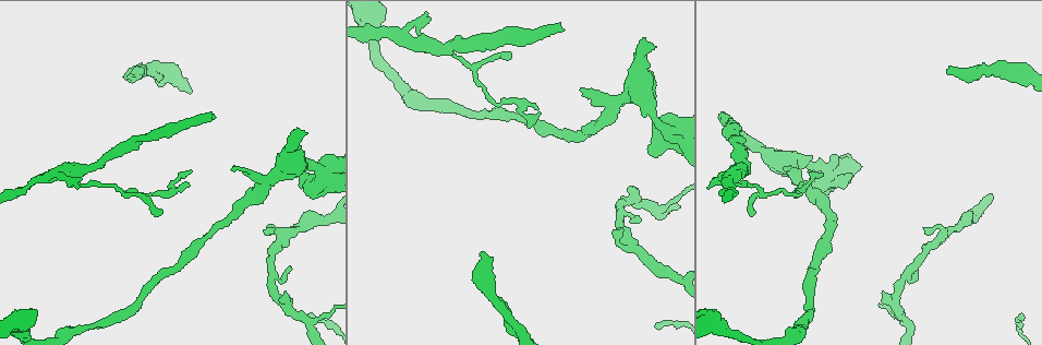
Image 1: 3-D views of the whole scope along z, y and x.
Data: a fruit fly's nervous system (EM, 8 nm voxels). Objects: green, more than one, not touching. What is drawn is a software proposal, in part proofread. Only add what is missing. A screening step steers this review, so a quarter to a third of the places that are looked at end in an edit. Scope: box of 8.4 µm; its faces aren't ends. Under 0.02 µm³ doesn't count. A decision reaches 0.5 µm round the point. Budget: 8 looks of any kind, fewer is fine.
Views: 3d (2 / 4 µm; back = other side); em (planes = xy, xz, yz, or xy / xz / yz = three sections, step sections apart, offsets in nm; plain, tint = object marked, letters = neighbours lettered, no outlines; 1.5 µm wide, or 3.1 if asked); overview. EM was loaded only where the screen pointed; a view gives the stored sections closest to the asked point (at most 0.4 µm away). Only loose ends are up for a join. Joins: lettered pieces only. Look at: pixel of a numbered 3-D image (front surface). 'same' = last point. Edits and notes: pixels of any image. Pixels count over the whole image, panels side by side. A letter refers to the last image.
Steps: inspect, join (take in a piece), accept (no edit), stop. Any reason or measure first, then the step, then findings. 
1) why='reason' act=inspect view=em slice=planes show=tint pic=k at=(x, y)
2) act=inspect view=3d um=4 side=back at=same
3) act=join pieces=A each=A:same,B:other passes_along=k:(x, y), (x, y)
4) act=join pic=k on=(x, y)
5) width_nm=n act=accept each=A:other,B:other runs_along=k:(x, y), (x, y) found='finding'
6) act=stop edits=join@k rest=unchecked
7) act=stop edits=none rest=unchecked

act=inspect view=3d um=2 pic=1 at=(480, 252)

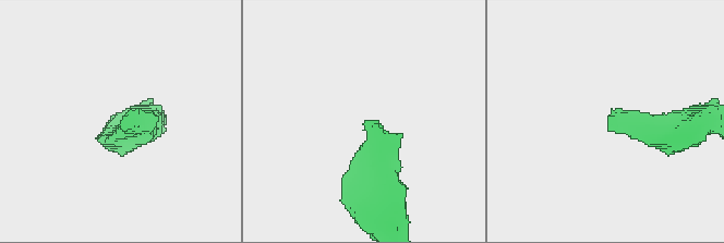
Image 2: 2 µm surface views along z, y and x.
why='now the EM' act=inspect view=em slice=yz step=4 show=letters pic=2 at=(123, 120)

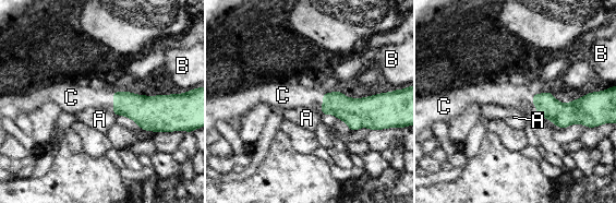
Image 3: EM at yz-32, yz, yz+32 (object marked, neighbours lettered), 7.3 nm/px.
longest_contact=C:160nm act=join pieces=C each=A:other,B:other,C:same found='it goes on there'

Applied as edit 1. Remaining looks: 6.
why='thin end' act=inspect view=em slice=yz step=8 show=tint pic=1 at=(272, 228)

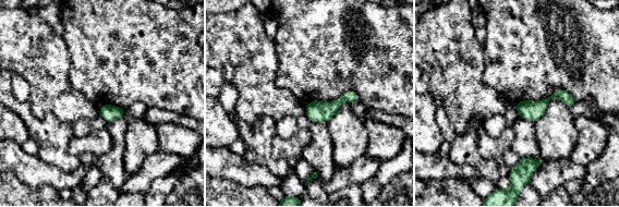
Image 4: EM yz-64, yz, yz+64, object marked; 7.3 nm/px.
act=inspect view=em slice=yz step=8 show=letters at=same

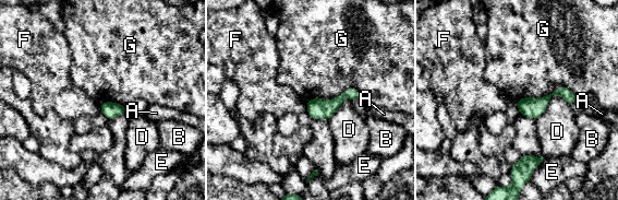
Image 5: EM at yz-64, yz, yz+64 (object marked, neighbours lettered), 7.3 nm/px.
act=accept each=A:other,B:other,D:other,E:other,F:other,G:other runs_along=5:(572, 97), (553, 93), (542, 103), (519, 103) found='none of them fits'

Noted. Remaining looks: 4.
why='an open end' act=inspect view=em slice=planes show=letters pic=1 at=(787, 169)

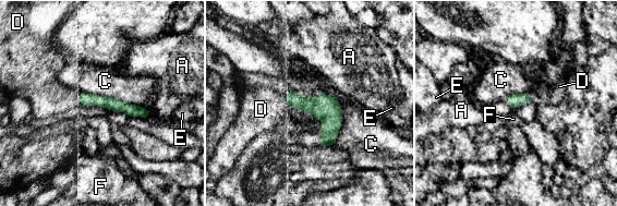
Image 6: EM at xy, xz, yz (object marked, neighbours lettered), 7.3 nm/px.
act=join pieces=D each=A:other,C:other,D:same,E:other,F:other found='it goes on there'

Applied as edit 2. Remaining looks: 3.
why='branch stops here' act=inspect view=3d um=4 pic=1 at=(643, 38)

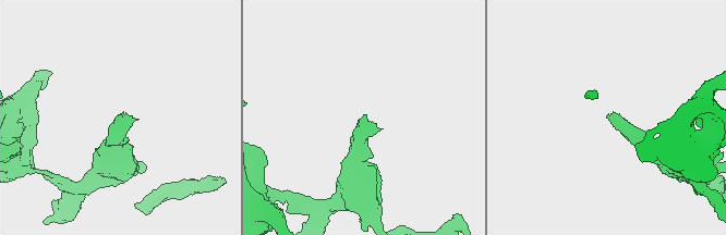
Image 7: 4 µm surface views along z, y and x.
why='now the EM' act=inspect view=em slice=planes show=letters pic=7 at=(607, 114)

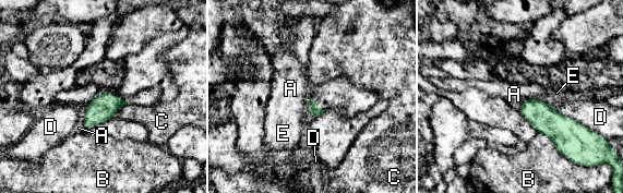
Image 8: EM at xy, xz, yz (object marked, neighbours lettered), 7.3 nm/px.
act=accept each=A:other,B:other,C:other,D:other,E:other border=8:(538, 98), (526, 99), (519, 110) found='none of them fits'

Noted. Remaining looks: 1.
act=stop edits=join@3,join@6 rest=unchecked

